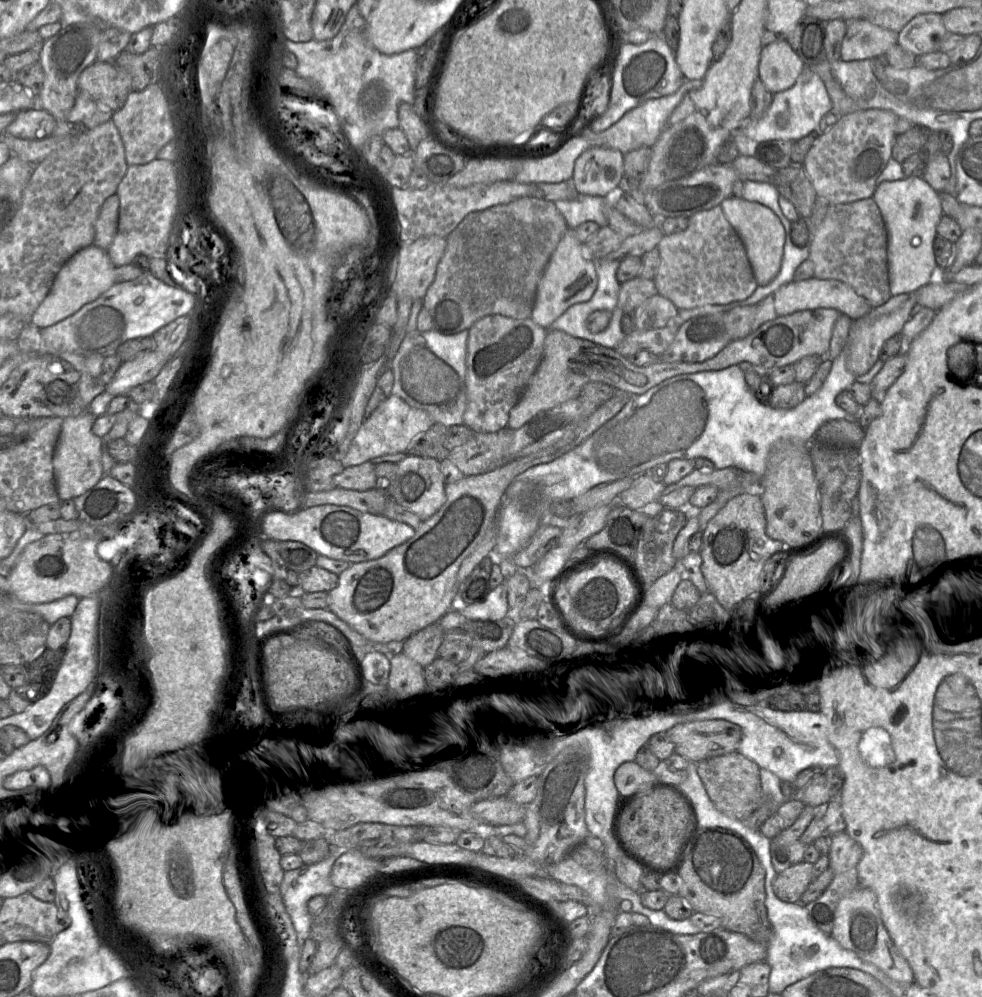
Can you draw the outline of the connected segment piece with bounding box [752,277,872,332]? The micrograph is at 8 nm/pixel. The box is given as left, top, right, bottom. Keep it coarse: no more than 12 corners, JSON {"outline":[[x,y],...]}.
{"outline":[[815,277],[783,284],[756,304],[752,331],[818,308],[852,320],[872,306],[848,284]]}

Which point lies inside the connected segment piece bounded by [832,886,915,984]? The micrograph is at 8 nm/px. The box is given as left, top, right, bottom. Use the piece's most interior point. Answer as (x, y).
(858, 926)

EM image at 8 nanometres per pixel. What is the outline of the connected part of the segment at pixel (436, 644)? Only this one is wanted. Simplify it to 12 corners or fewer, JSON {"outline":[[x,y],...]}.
{"outline":[[435,622],[403,641],[402,652],[426,667],[438,657]]}

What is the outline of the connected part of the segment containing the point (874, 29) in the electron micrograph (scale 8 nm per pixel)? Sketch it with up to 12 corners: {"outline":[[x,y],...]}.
{"outline":[[866,19],[848,21],[840,59],[883,57],[898,34]]}

